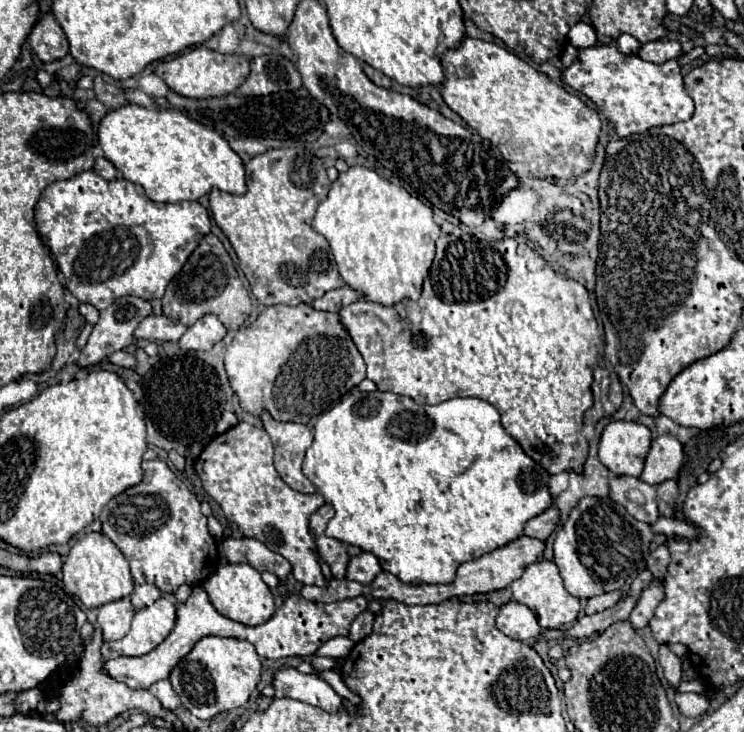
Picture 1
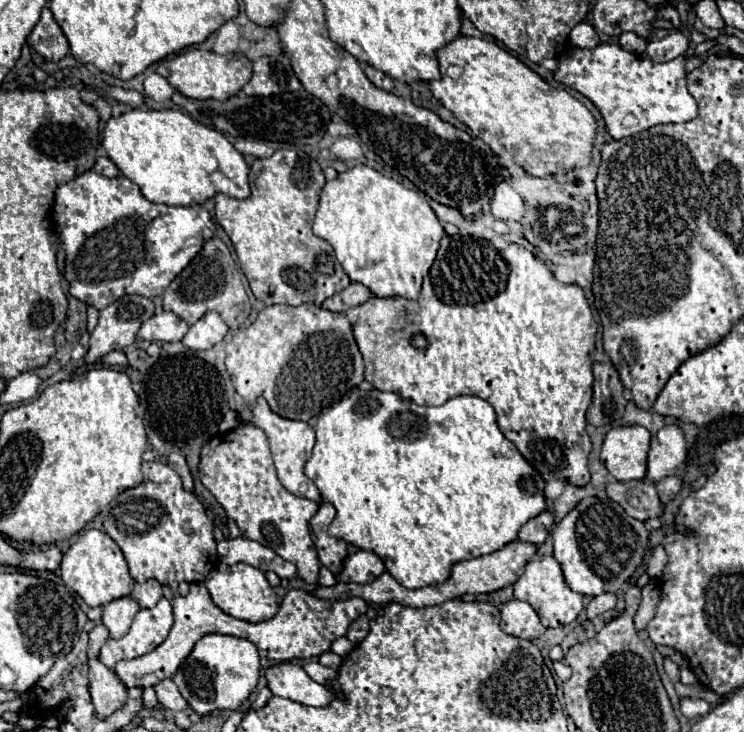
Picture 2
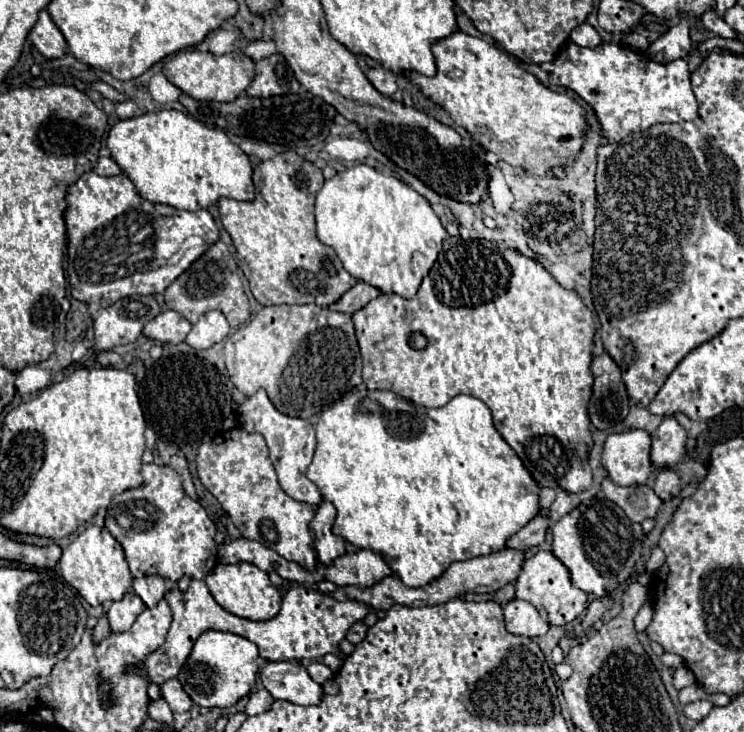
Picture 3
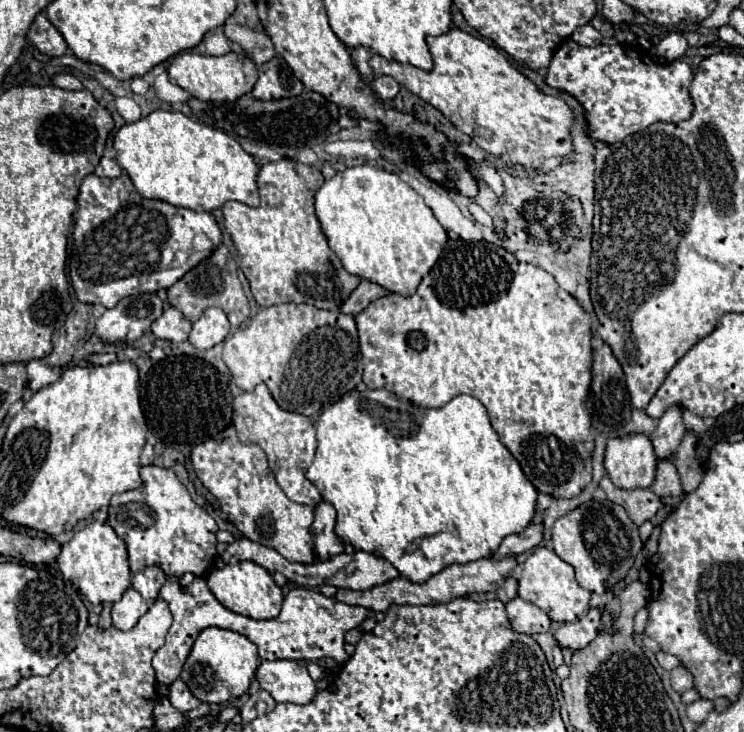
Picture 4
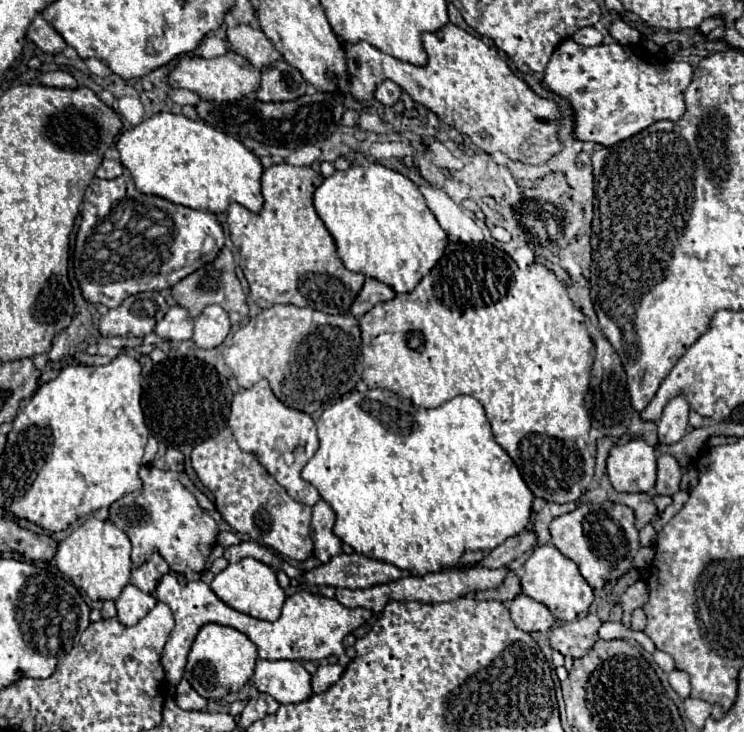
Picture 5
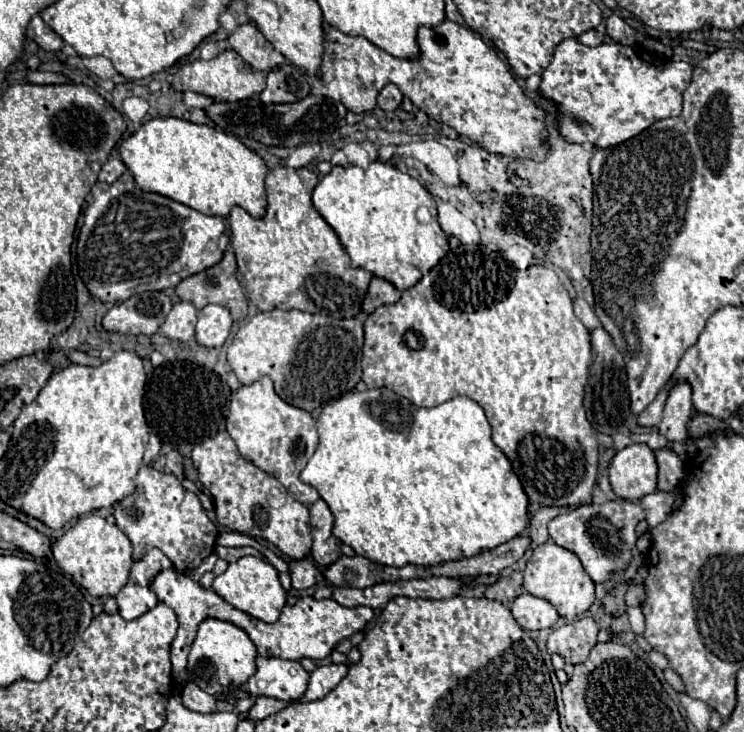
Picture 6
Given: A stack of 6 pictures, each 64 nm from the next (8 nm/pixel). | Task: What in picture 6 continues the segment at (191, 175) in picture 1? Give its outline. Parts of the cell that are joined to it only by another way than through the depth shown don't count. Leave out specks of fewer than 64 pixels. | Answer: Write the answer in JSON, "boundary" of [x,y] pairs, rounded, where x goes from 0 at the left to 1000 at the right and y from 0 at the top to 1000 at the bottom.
{"boundary":[[[234,158],[207,161],[207,164],[194,167],[177,186],[172,186],[161,197],[161,213],[169,230],[180,238],[180,246],[188,254],[188,260],[218,265],[247,281],[269,287],[272,292],[306,295],[315,281],[325,281],[341,298],[355,295],[355,287],[358,287],[355,243],[360,238],[360,230],[344,208],[331,202],[312,183],[304,183],[277,169],[261,169],[245,161],[234,161]]]}

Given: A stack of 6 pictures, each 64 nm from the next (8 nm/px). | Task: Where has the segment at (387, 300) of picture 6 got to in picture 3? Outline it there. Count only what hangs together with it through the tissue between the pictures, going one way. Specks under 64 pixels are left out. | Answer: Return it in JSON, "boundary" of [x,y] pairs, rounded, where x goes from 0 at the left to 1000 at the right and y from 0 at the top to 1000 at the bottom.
{"boundary":[[[478,385],[465,402],[460,402],[457,410],[444,415],[444,423],[473,429],[473,426],[489,421],[497,410],[503,410],[508,404],[511,404],[511,396],[505,396],[503,391],[495,391],[492,385]]]}

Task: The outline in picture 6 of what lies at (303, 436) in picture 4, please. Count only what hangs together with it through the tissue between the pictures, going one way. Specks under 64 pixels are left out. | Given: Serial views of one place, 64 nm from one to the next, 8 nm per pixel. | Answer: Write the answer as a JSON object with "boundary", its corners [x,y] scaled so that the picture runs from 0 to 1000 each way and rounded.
{"boundary":[[[360,514],[349,516],[336,527],[323,527],[317,536],[312,536],[304,585],[315,598],[323,620],[355,645],[366,648],[395,683],[417,691],[430,680],[430,675],[417,661],[403,658],[403,645],[409,642],[427,609],[422,571],[417,568],[417,563],[384,552],[368,536],[366,519]]]}

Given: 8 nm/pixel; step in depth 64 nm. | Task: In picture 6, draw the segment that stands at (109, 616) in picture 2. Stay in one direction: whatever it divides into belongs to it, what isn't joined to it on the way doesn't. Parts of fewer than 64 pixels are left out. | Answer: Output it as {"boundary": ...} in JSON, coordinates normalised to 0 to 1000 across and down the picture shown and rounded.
{"boundary":[[[172,795],[156,814],[159,822],[159,839],[167,847],[183,847],[188,844],[194,836],[199,836],[202,831],[207,831],[212,825],[210,811],[196,803],[196,801],[183,801],[180,795]]]}

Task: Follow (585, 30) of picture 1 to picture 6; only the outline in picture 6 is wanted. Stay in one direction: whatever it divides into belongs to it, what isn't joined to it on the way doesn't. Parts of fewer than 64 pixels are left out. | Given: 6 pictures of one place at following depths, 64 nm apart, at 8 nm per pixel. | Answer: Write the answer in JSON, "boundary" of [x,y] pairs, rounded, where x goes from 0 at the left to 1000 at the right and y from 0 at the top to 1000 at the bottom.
{"boundary":[[[790,41],[790,44],[780,46],[777,55],[780,55],[782,60],[788,60],[788,63],[804,63],[804,60],[812,55],[812,49],[809,49],[804,41]]]}

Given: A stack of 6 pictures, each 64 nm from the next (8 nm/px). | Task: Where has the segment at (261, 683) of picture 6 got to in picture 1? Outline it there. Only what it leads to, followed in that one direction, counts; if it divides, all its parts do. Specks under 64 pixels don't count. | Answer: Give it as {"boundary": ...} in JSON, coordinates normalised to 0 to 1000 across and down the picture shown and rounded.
{"boundary":[[[382,913],[368,921],[366,937],[368,937],[371,948],[367,954],[348,954],[348,973],[356,971],[370,954],[403,956],[403,959],[411,959],[419,964],[430,964],[433,970],[438,970],[444,975],[462,970],[460,951],[454,951],[446,943],[446,937],[425,921],[403,921],[398,913]]]}

